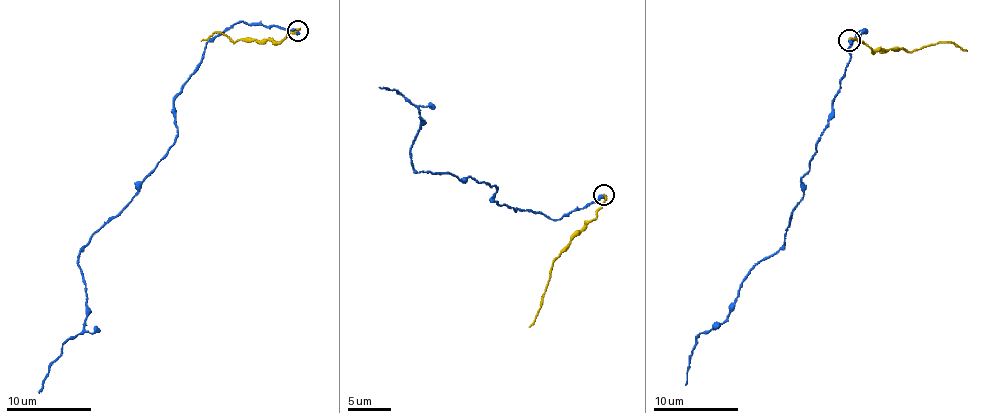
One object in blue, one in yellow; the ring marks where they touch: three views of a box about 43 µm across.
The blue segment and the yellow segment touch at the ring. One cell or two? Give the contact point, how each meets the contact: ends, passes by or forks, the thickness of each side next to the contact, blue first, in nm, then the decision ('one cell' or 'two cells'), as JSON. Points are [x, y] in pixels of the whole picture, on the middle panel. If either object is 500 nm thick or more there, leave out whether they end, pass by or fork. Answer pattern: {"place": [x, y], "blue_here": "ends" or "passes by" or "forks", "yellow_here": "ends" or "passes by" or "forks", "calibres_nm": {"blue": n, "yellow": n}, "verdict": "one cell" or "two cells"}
{"place": [603, 195], "blue_here": "ends", "yellow_here": "ends", "calibres_nm": {"blue": 420, "yellow": 180}, "verdict": "two cells"}

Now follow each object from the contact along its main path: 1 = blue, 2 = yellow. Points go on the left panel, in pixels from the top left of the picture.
1: (297, 30), (237, 21), (206, 43), (198, 69), (174, 99), (173, 146), (77, 254), (87, 320), (37, 392)
2: (297, 30), (283, 40), (239, 39), (234, 43), (214, 32), (201, 40)

